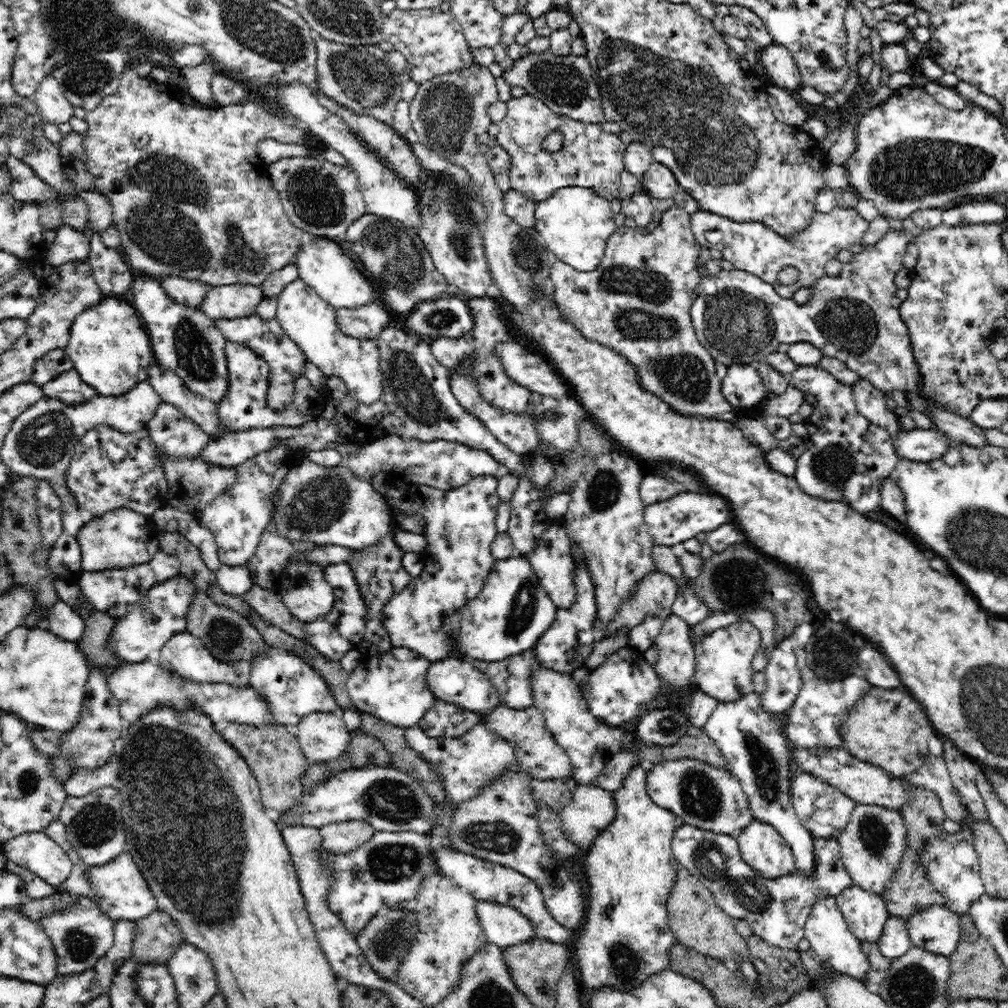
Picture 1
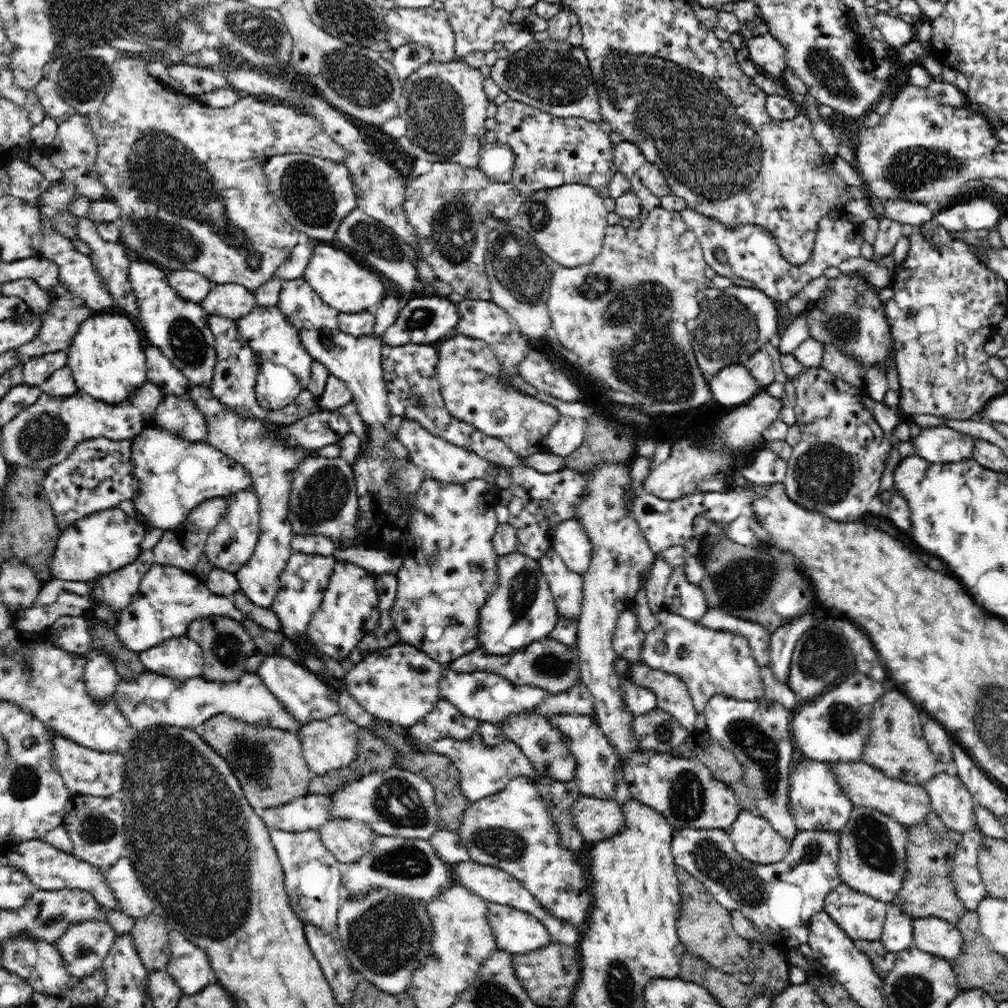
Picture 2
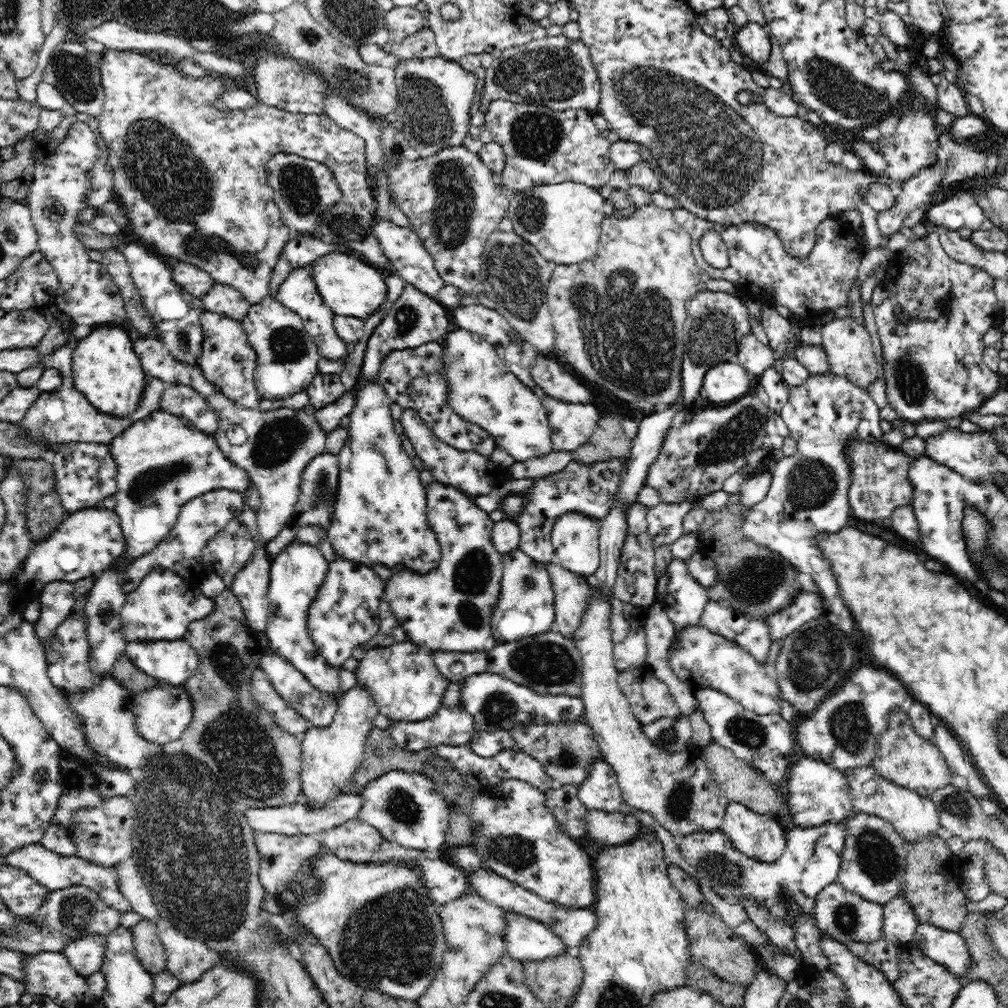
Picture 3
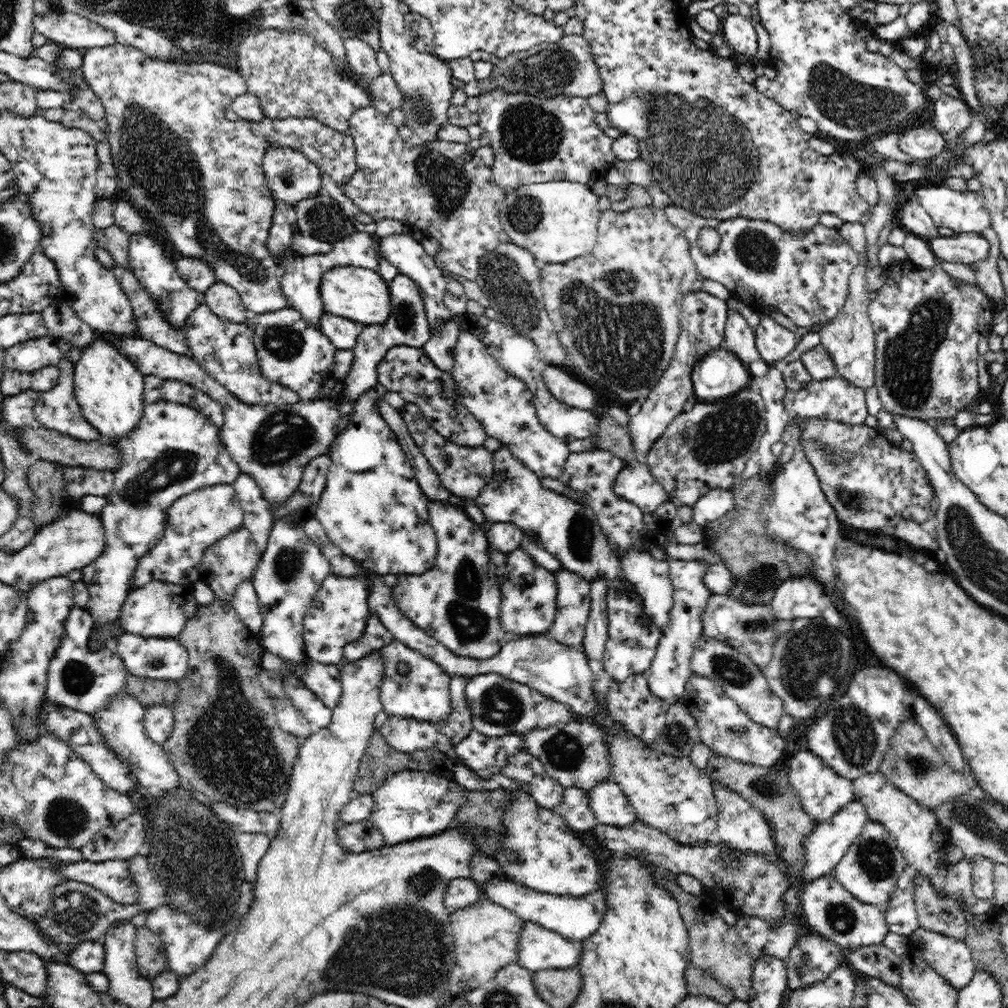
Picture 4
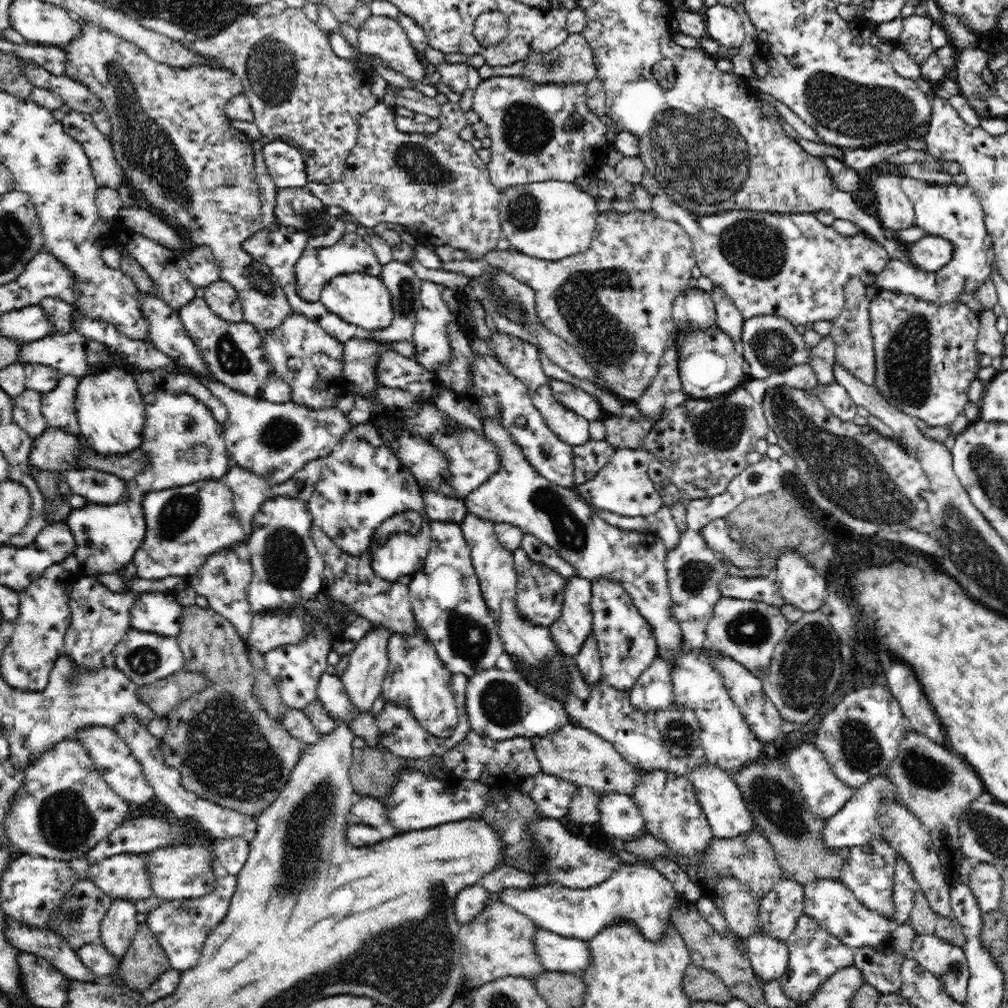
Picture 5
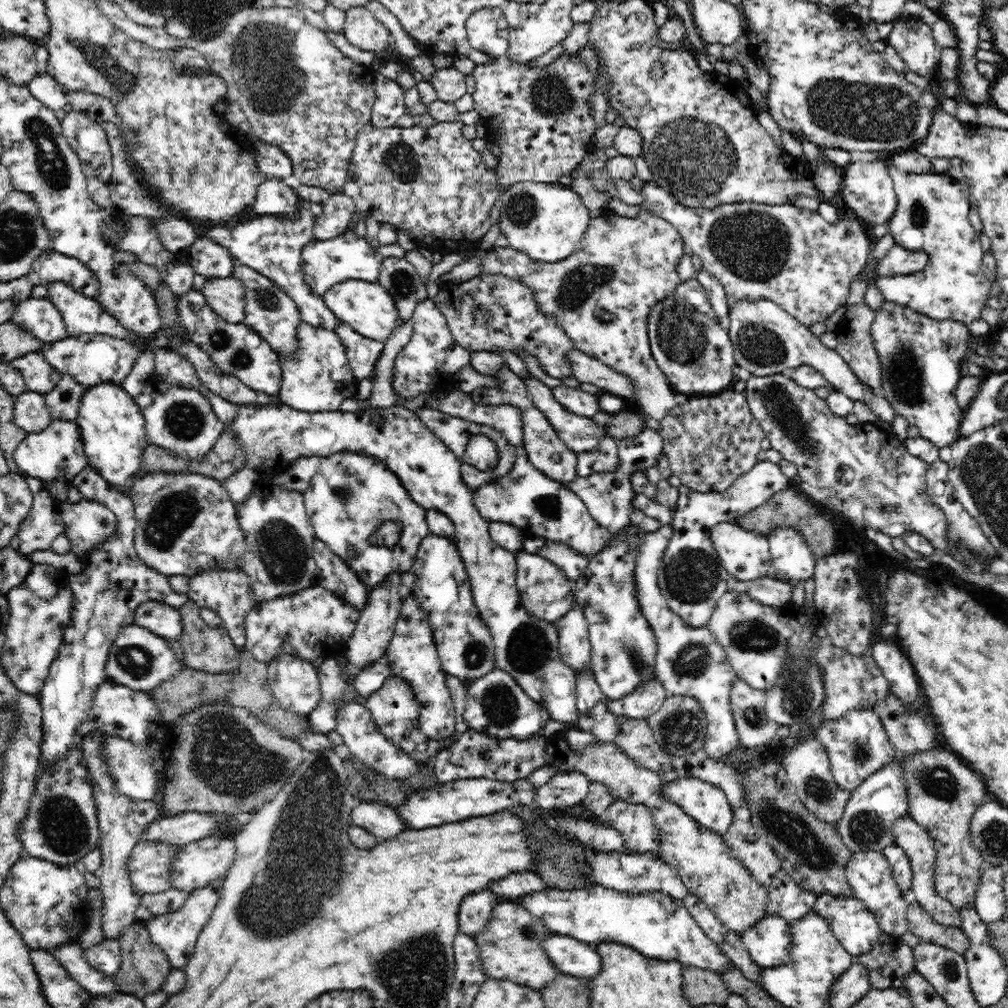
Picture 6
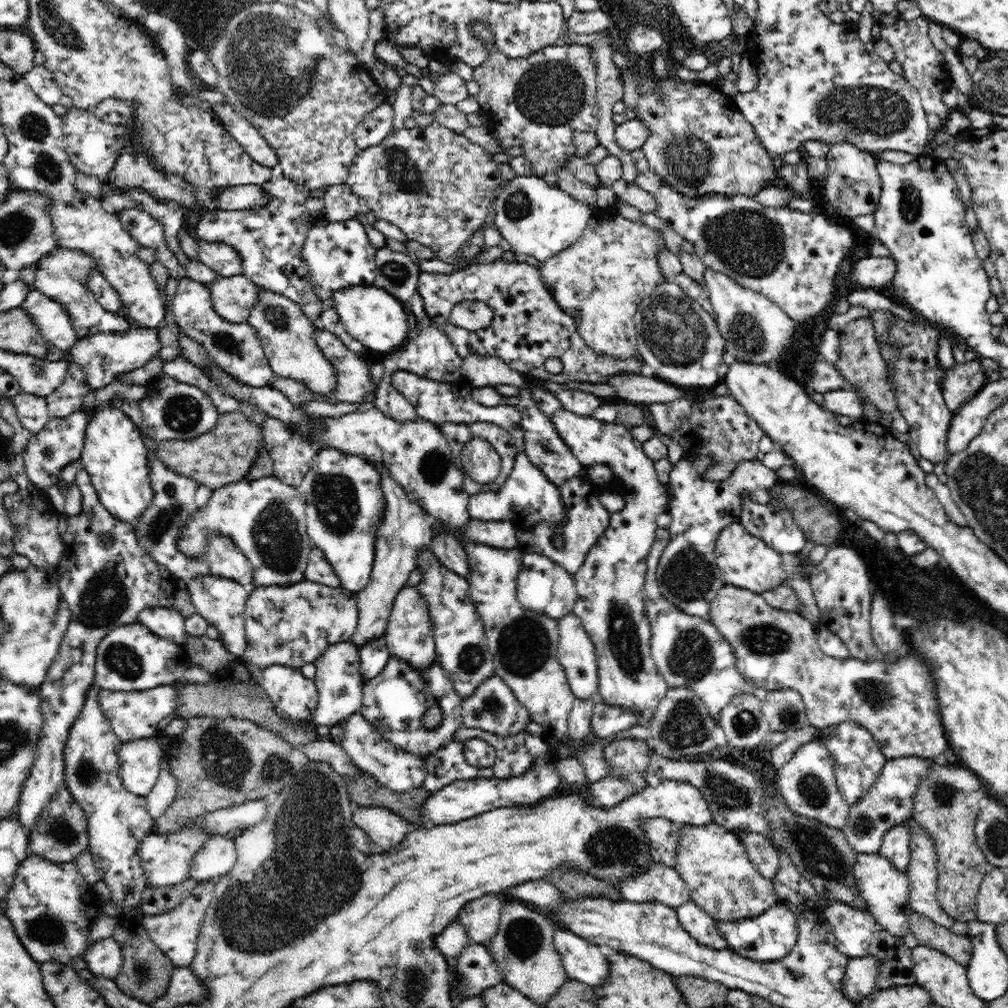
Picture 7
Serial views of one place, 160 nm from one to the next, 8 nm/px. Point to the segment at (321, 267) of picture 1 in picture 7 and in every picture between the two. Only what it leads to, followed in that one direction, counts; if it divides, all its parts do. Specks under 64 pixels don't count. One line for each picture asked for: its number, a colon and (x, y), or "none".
2: (341, 280)
3: (350, 287)
4: (360, 294)
5: (360, 299)
6: (367, 307)
7: (373, 316)

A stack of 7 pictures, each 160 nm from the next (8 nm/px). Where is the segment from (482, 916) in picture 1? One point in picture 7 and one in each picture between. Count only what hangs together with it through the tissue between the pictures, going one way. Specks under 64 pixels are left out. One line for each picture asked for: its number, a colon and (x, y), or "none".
2: (515, 932)
3: (525, 939)
4: (539, 949)
5: (556, 953)
6: (571, 957)
7: (583, 961)

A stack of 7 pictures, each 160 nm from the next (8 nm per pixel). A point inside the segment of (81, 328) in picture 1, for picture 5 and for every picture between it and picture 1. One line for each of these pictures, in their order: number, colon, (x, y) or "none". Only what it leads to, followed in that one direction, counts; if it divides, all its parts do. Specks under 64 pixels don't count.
2: (106, 356)
3: (106, 370)
4: (108, 388)
5: (110, 410)

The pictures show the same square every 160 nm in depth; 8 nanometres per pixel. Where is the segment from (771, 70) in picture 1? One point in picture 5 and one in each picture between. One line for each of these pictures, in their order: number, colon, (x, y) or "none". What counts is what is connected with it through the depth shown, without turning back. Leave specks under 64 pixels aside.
2: (764, 50)
3: (752, 38)
4: (739, 33)
5: (724, 25)

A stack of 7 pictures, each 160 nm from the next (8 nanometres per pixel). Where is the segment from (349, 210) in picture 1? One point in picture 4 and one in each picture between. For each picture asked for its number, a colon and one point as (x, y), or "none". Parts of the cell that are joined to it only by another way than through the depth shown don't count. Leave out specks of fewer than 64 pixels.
2: (313, 194)
3: (304, 189)
4: (291, 177)

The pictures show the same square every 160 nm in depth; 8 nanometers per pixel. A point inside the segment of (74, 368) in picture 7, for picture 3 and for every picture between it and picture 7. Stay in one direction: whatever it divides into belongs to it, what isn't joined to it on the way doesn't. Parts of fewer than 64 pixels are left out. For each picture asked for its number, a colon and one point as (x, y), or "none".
3: (64, 416)
4: (57, 409)
5: (58, 406)
6: (63, 403)

